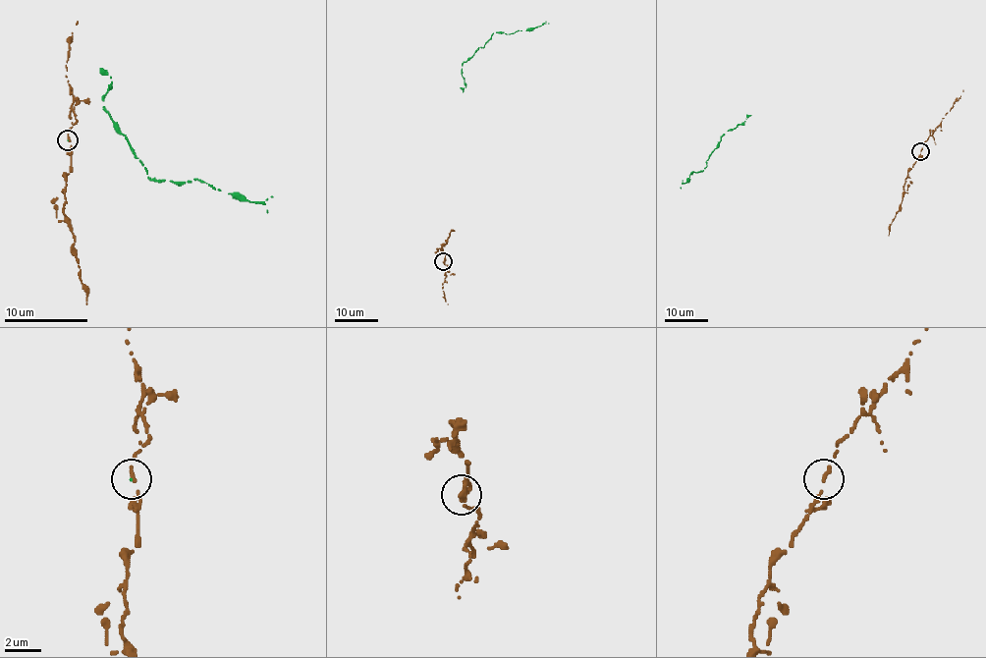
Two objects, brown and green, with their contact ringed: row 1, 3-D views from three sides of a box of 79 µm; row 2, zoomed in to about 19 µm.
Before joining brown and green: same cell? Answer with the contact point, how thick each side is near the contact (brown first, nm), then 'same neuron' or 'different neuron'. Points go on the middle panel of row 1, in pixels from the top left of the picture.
(443, 261) | 170/50 nm | same neuron

